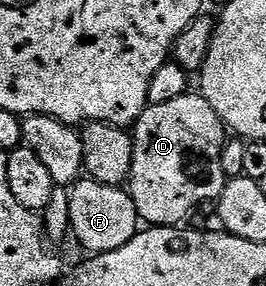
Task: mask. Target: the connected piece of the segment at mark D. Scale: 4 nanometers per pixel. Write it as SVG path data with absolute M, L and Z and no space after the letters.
M202 94L173 98L173 102L165 102L161 106L150 105L139 115L133 125L135 145L129 191L144 225L179 226L198 204L206 200L218 201L229 179L229 173L223 169L223 132L225 125L222 118Z

